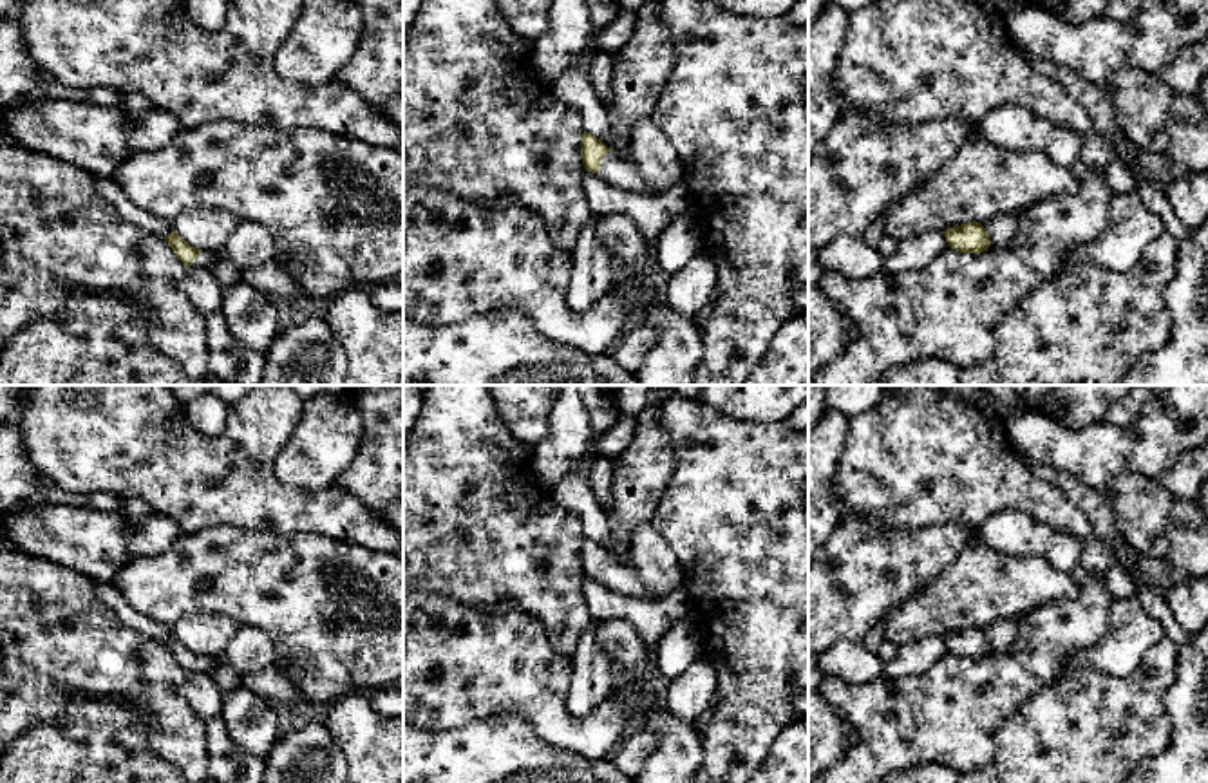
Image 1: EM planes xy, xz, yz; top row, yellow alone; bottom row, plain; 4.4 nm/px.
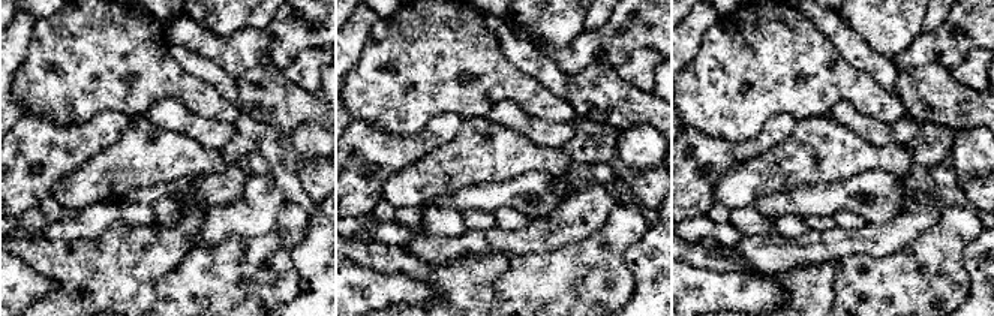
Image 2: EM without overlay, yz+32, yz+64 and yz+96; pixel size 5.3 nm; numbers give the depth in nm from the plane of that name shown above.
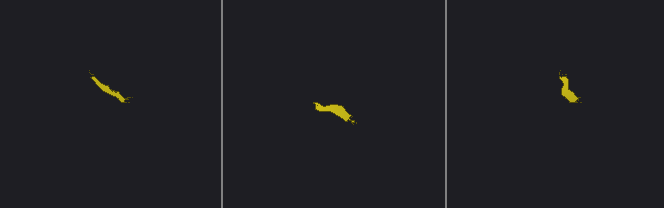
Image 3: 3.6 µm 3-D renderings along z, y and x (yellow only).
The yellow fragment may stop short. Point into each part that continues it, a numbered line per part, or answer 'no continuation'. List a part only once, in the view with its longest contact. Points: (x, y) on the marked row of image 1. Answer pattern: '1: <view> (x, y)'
1: xz (619, 172)

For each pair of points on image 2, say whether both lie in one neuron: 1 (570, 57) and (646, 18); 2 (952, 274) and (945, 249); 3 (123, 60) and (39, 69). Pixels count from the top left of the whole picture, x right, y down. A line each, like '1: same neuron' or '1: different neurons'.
1: same neuron
2: same neuron
3: same neuron

